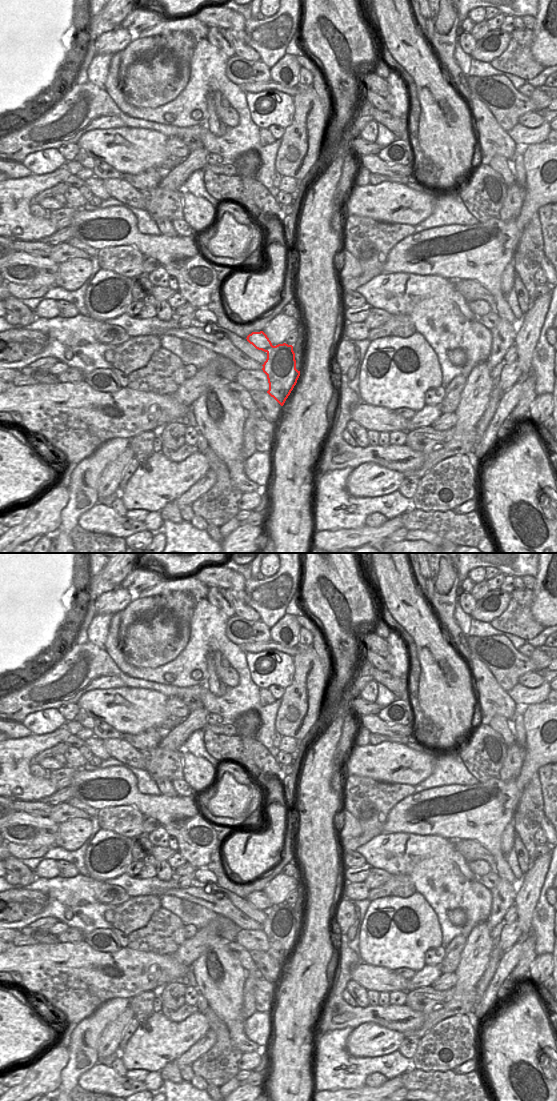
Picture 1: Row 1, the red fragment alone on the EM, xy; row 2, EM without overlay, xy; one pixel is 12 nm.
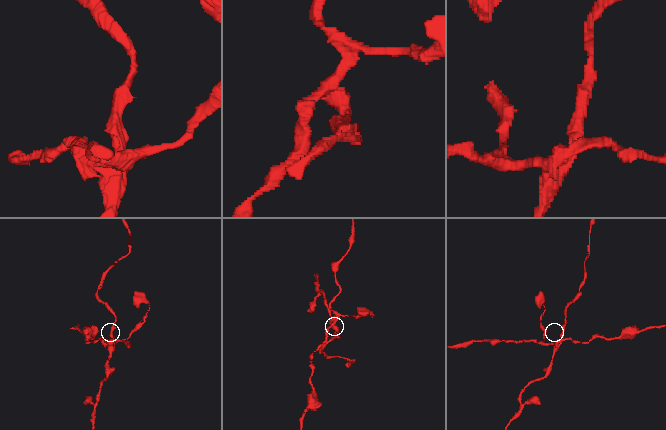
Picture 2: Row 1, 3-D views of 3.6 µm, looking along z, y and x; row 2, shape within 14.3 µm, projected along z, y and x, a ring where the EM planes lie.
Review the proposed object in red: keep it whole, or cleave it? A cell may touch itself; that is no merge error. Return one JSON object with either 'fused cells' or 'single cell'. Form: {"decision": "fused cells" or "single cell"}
{"decision": "fused cells"}

